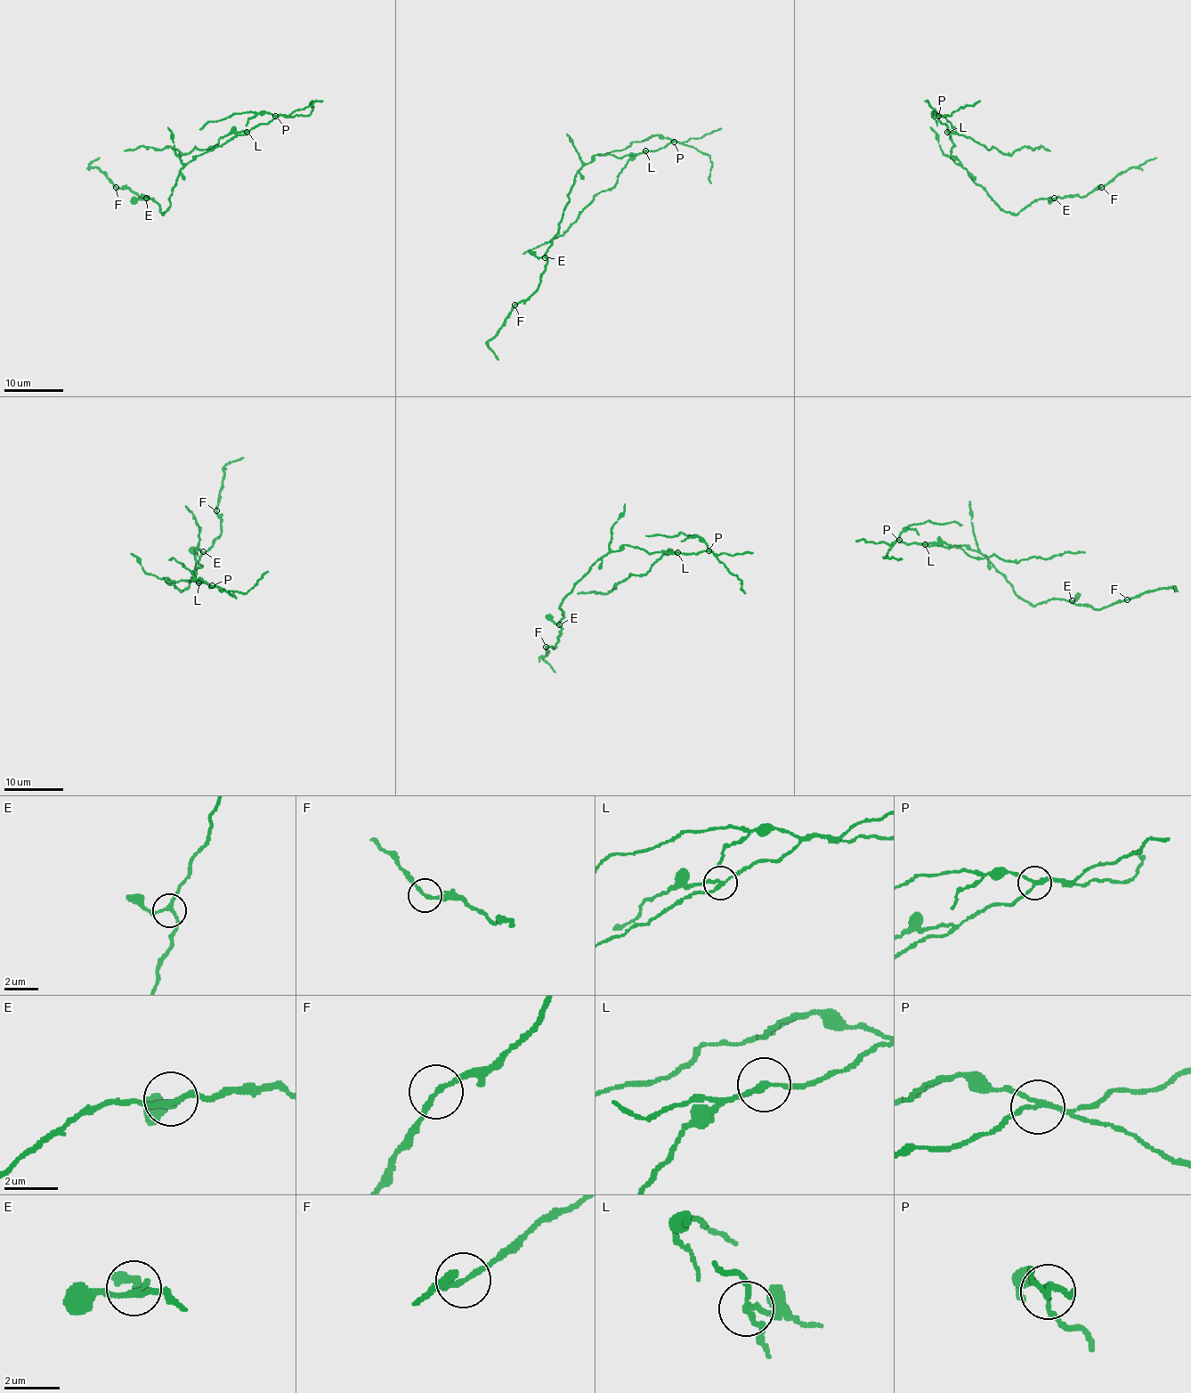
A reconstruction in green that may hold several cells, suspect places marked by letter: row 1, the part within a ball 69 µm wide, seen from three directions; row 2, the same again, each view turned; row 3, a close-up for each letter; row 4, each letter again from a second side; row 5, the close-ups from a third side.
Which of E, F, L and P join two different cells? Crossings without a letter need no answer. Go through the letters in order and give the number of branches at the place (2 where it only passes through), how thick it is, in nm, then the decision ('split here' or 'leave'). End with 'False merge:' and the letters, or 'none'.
E: branches 3; calibre 190 nm; leave
F: branches 2; calibre 180 nm; leave
L: branches 3; calibre 160 nm; split here
P: branches 3; calibre 170 nm; split here
False merge: L, P

